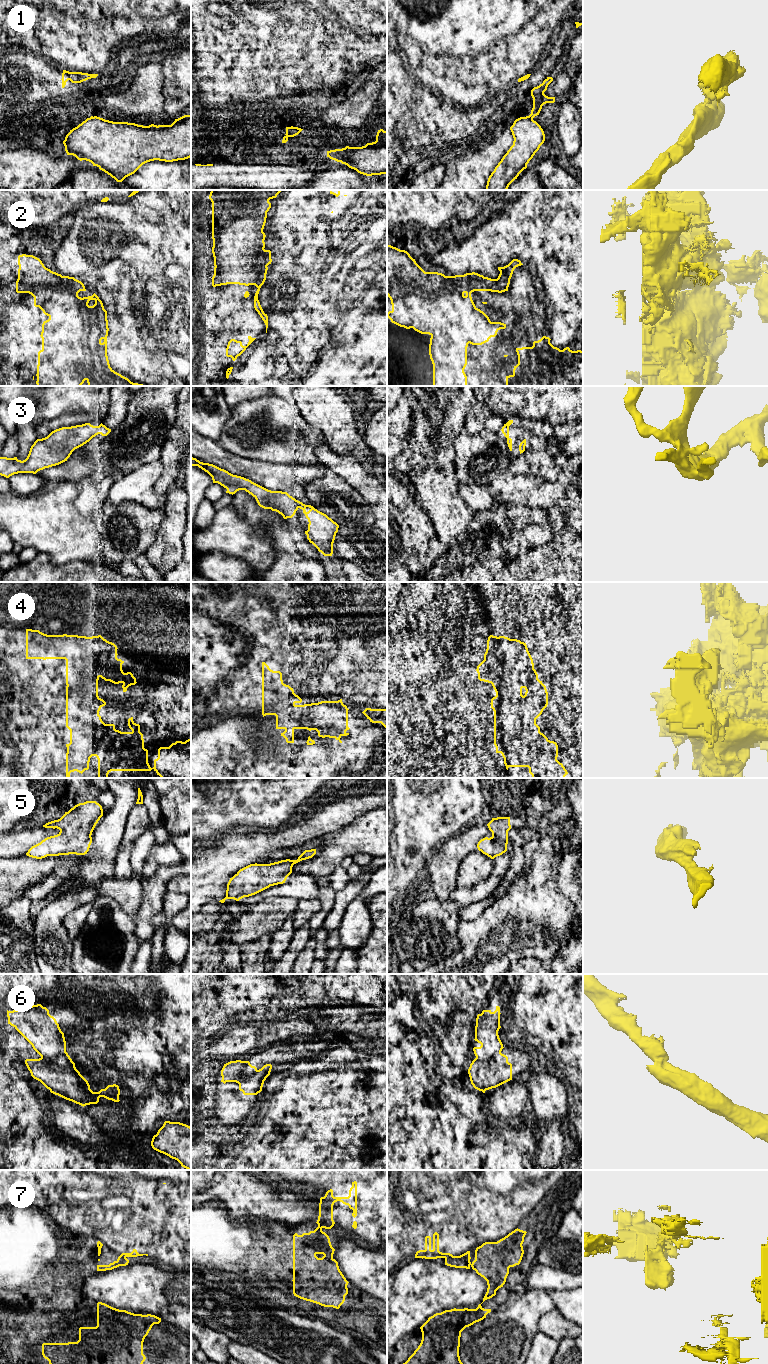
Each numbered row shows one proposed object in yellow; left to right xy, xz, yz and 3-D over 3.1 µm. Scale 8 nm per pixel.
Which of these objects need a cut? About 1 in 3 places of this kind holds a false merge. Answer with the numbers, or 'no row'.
1, 2, 4, 6, 7

